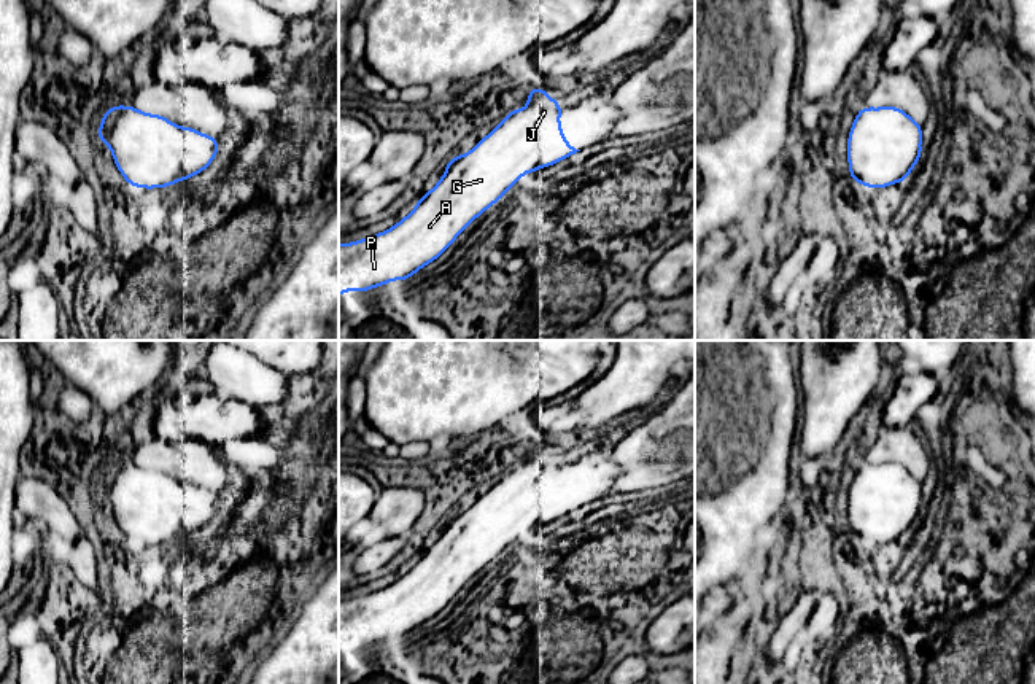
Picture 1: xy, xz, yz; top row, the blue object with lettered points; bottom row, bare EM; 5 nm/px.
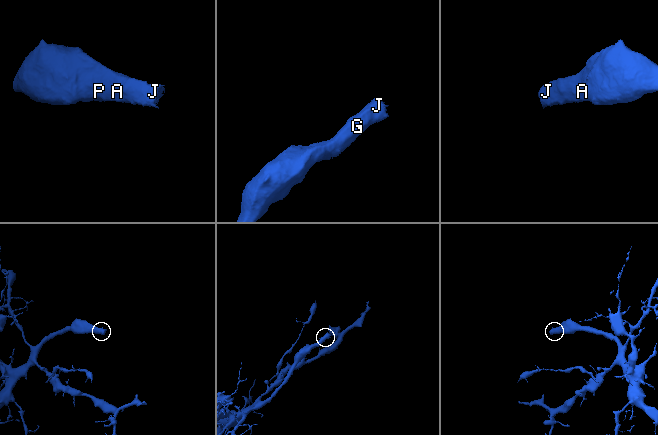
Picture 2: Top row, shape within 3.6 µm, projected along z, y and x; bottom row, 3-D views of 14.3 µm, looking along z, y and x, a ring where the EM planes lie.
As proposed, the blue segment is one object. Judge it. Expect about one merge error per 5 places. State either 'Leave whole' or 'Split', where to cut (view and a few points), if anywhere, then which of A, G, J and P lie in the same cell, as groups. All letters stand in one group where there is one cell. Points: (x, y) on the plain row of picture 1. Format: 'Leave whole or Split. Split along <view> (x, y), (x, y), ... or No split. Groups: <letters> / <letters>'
Leave whole. No split. Groups: A G J P

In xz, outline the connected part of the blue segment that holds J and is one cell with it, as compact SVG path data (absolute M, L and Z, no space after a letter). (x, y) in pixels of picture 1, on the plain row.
M536 442L526 449L529 461L521 466L507 468L504 477L482 495L474 506L463 512L453 512L447 519L447 525L440 538L424 552L418 555L417 563L397 581L385 589L372 593L339 601L339 652L347 646L355 649L367 647L375 643L383 643L397 635L405 638L421 624L439 614L453 597L486 565L498 558L510 542L514 542L525 528L536 528L541 523L556 520L580 506L568 501L564 490L560 485L560 469L563 463L558 457L550 455L544 449L544 442Z

